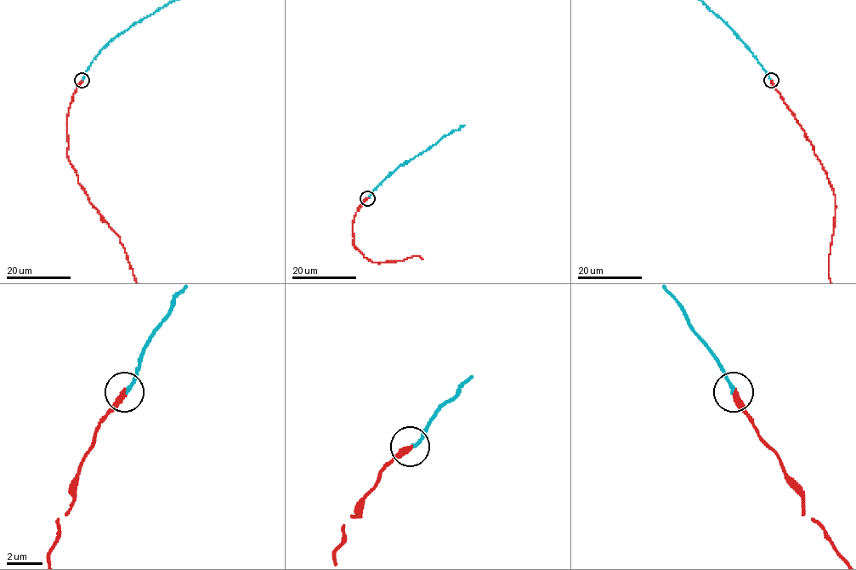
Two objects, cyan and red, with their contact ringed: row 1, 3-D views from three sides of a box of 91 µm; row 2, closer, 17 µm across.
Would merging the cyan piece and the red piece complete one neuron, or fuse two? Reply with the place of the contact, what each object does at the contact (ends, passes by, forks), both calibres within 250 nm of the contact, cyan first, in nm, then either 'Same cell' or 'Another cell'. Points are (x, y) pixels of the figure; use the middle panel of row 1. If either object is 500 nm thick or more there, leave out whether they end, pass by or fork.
Place: (367, 198). At the ring cyan ends. At the ring red ends. Thickness 190 nm (cyan) against 340 nm. Same cell

